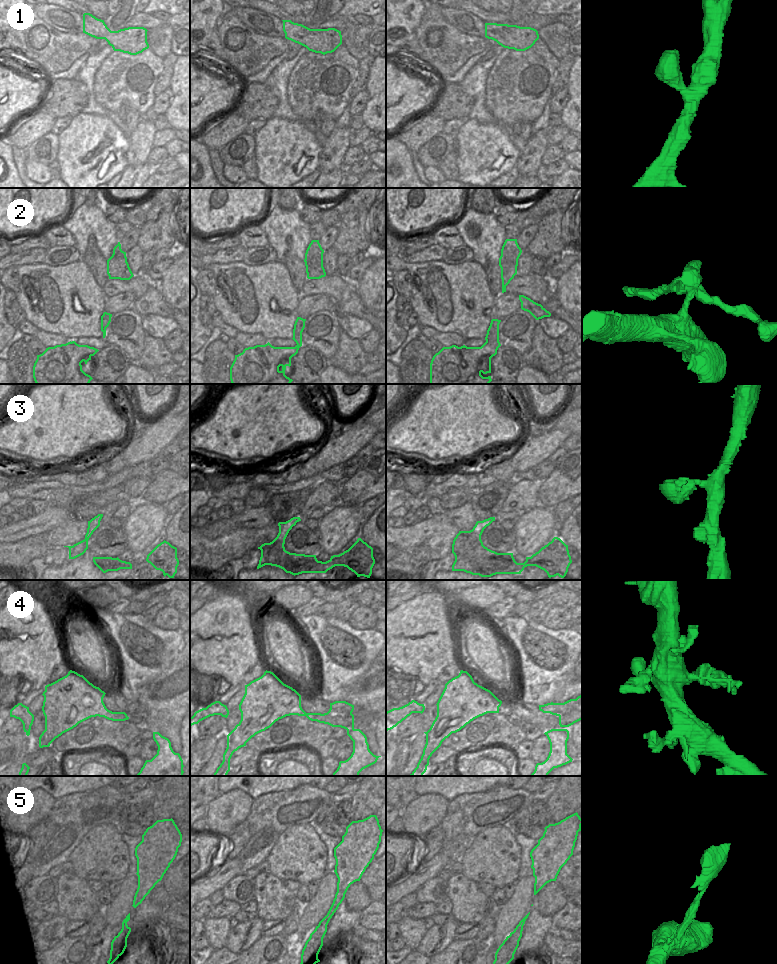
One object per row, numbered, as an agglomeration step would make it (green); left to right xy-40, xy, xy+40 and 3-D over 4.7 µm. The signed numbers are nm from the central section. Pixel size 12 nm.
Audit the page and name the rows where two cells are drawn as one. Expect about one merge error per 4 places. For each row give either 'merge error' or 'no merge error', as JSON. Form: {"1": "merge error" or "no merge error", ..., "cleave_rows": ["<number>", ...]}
{"1": "no merge error", "2": "merge error", "3": "no merge error", "4": "no merge error", "5": "no merge error", "cleave_rows": ["2"]}

